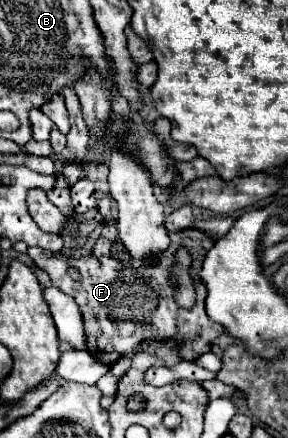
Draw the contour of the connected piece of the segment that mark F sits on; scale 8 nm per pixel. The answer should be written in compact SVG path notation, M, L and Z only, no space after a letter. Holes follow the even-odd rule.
M172 232L170 234L172 244L170 248L150 264L142 264L138 268L120 268L120 262L110 258L110 256L88 256L88 258L46 258L42 248L28 248L28 256L48 272L50 280L54 286L58 286L62 292L72 296L76 304L82 310L84 316L84 328L90 334L92 342L90 348L98 348L98 360L104 364L116 362L122 356L130 356L136 352L138 344L150 336L168 336L172 340L182 342L182 356L186 360L196 360L198 356L210 352L210 342L218 338L224 328L210 322L206 312L204 312L204 298L206 298L206 288L196 280L196 304L192 310L184 310L182 306L176 304L174 300L174 286L170 284L170 270L174 264L174 256L180 248L200 248L200 258L206 256L206 246L198 246L198 242L190 242L186 234ZM68 266L74 266L80 272L80 280L74 280L66 274Z

